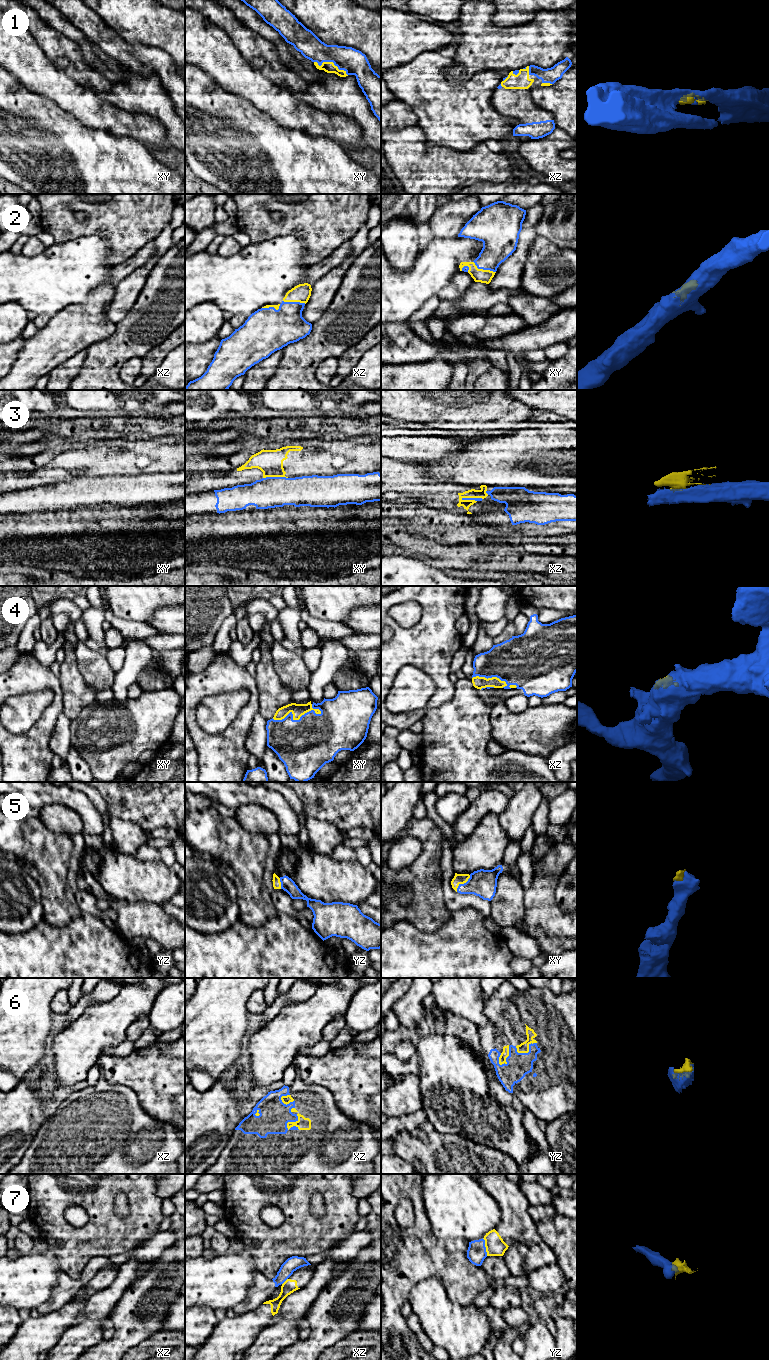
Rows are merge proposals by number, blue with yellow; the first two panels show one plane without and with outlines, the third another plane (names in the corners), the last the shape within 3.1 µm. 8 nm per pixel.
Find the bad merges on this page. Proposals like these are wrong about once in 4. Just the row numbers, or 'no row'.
3, 7

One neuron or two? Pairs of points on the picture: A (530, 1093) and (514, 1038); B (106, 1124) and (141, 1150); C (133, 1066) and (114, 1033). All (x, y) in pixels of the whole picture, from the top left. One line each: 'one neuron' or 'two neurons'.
A: one neuron
B: one neuron
C: two neurons

